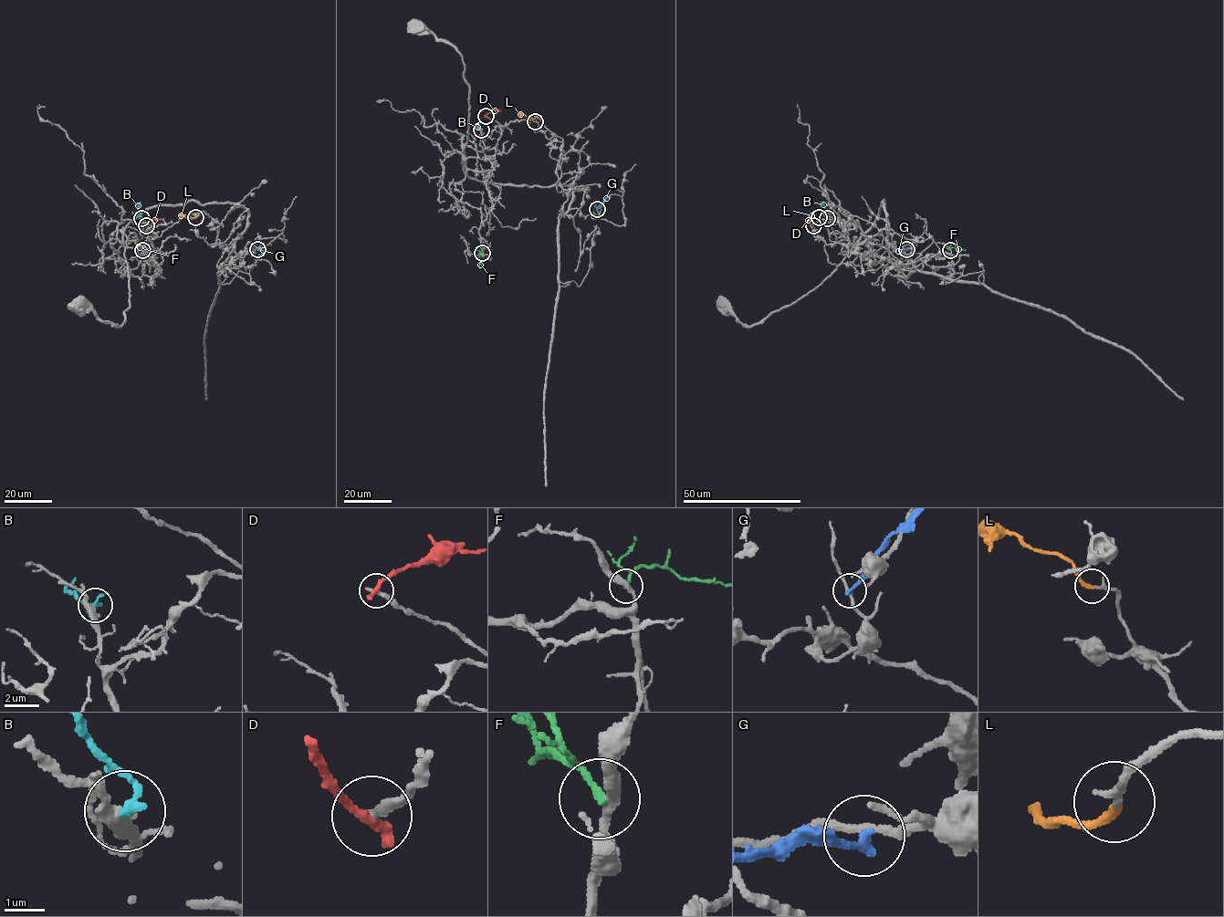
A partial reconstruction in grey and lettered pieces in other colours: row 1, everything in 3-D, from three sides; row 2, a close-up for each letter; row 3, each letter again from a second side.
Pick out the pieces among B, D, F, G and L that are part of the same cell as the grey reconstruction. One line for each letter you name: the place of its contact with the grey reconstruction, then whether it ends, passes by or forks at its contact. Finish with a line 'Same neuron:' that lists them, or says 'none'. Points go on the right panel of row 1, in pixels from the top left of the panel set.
L: meets grey at (819, 217); it ends there
Same neuron: L

